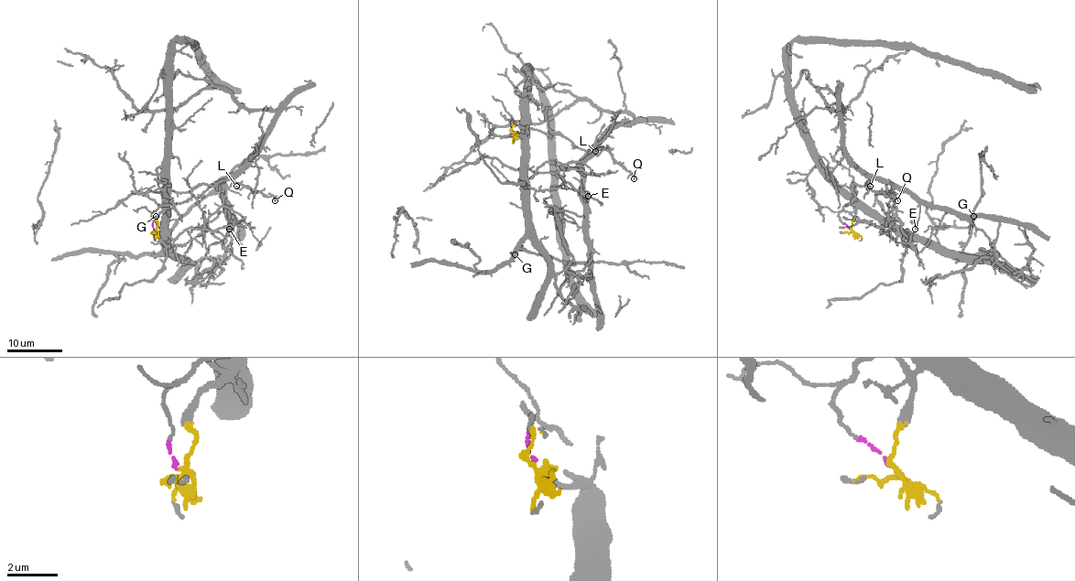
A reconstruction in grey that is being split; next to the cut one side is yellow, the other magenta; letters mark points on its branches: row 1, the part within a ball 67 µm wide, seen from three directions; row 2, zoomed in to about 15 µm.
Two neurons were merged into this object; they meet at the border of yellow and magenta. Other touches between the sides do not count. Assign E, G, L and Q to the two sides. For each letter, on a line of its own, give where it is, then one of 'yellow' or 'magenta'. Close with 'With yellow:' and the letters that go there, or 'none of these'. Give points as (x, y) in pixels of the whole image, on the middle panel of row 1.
E: (588, 196) | magenta
G: (515, 254) | yellow
L: (595, 151) | magenta
Q: (634, 178) | magenta
With yellow: G

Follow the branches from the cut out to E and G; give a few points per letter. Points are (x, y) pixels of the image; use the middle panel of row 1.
E: (513, 134), (511, 120), (521, 126), (566, 136), (585, 152), (582, 199), (585, 201), (588, 196)
G: (514, 134), (516, 132), (525, 139), (526, 218), (522, 251), (515, 251), (515, 255)

